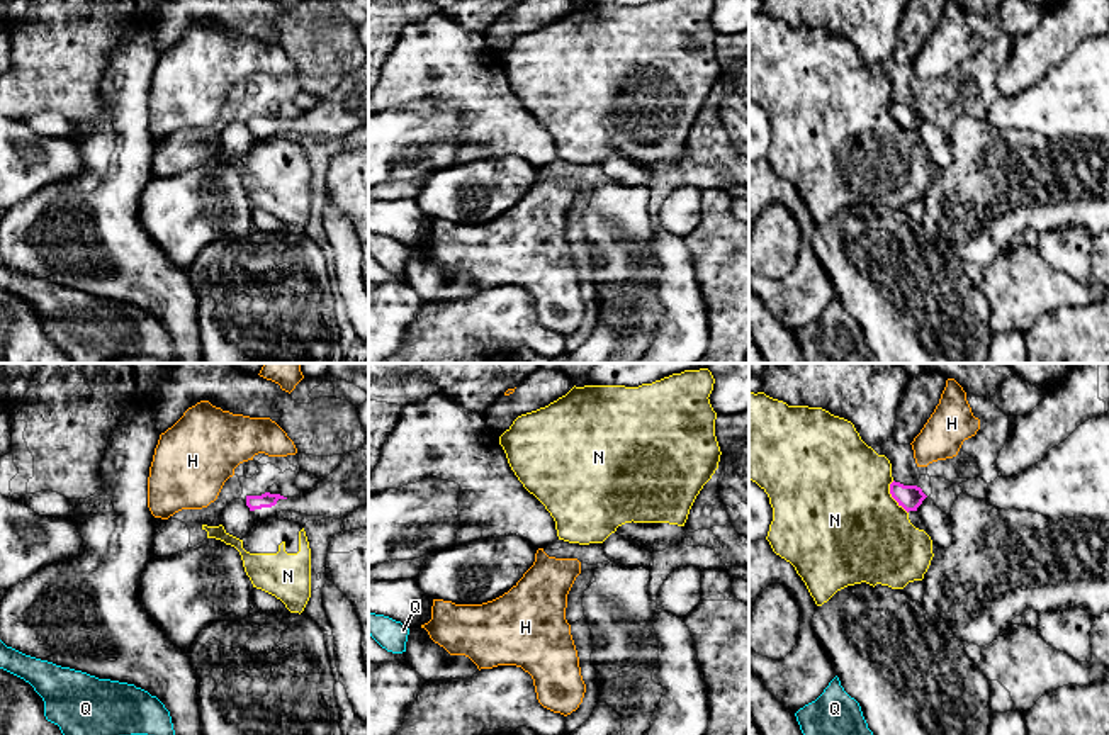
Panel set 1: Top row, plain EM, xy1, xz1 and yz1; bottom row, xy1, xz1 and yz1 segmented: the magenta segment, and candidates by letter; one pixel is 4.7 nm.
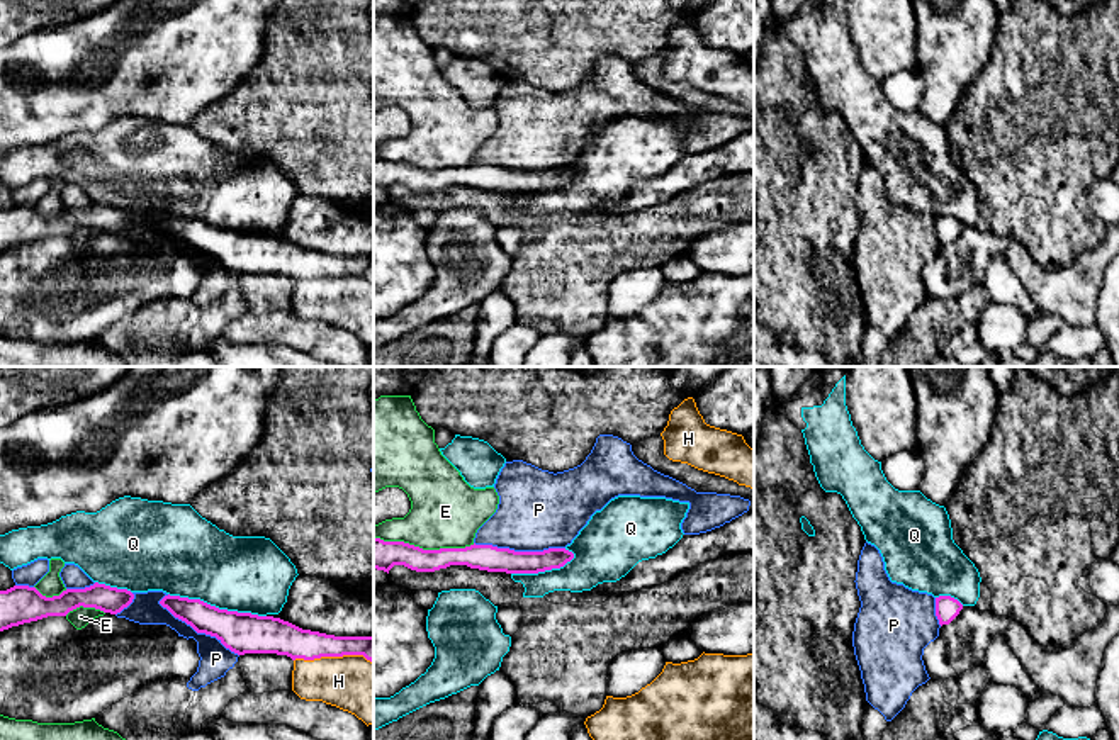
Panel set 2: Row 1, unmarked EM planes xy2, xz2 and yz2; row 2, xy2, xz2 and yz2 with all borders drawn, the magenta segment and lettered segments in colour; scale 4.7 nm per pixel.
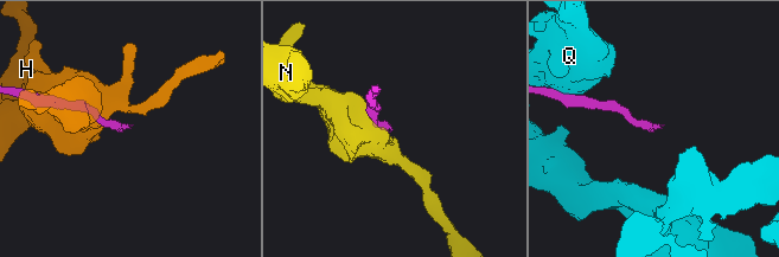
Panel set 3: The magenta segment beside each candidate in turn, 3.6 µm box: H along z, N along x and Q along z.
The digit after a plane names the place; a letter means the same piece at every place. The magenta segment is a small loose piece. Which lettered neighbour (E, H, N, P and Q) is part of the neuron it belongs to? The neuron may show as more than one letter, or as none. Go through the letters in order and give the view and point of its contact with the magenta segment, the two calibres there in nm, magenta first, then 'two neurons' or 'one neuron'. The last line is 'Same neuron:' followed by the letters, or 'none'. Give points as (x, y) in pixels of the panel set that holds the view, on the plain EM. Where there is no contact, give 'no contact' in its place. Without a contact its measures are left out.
E: xz2 (425, 170) | 140/340 nm | two neurons
H: xy2 (333, 275) | 160/280 nm | two neurons
N: yz1 (892, 116) | 110/500 nm | two neurons
P: xy2 (199, 252) | 190/150 nm | two neurons
Q: xy2 (218, 228) | 190/360 nm | two neurons
Same neuron: none

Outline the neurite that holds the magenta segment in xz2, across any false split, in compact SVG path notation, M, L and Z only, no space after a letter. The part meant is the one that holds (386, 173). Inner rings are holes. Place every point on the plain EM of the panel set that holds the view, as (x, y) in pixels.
M374 158L374 188L389 190L404 185L416 192L435 192L450 185L506 193L538 193L560 188L574 178L565 168L543 171L515 171L492 165L470 165L465 168L423 170L404 161L384 161Z

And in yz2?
M951 216L936 217L936 236L939 244L949 244L963 229L963 224Z

